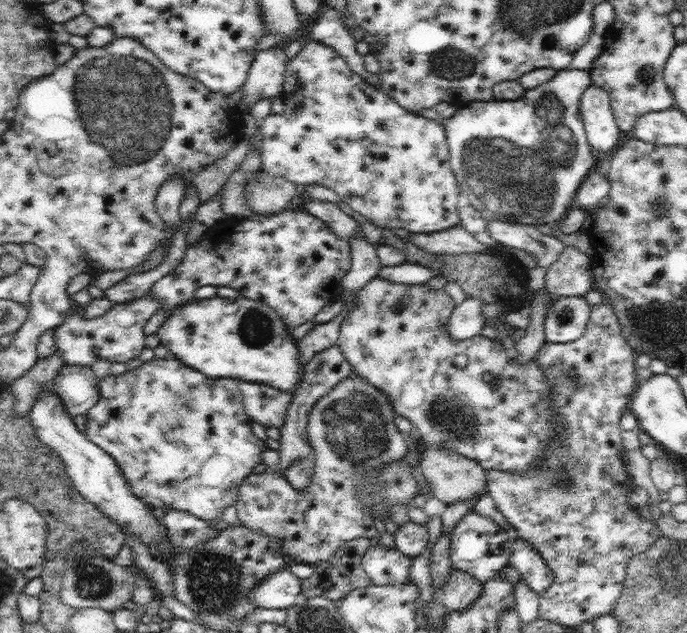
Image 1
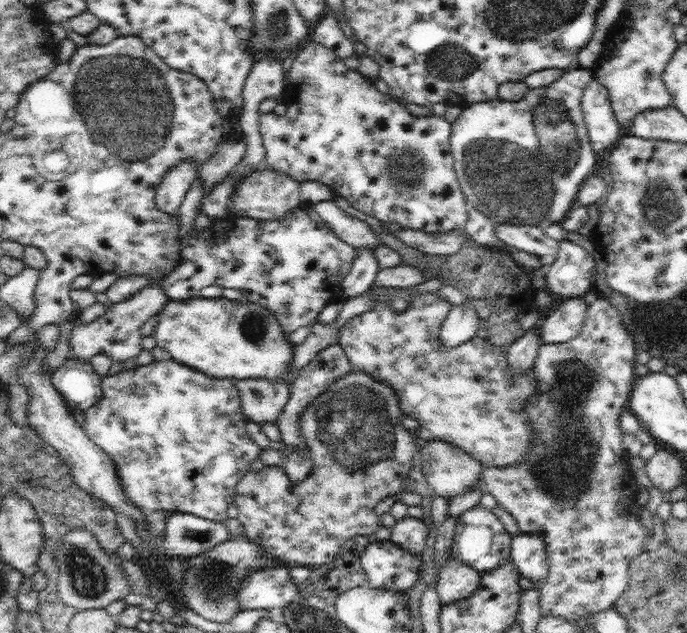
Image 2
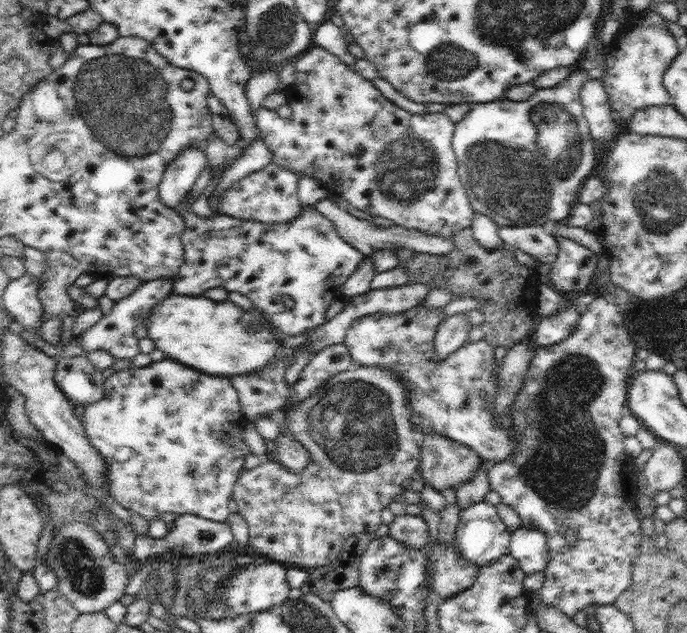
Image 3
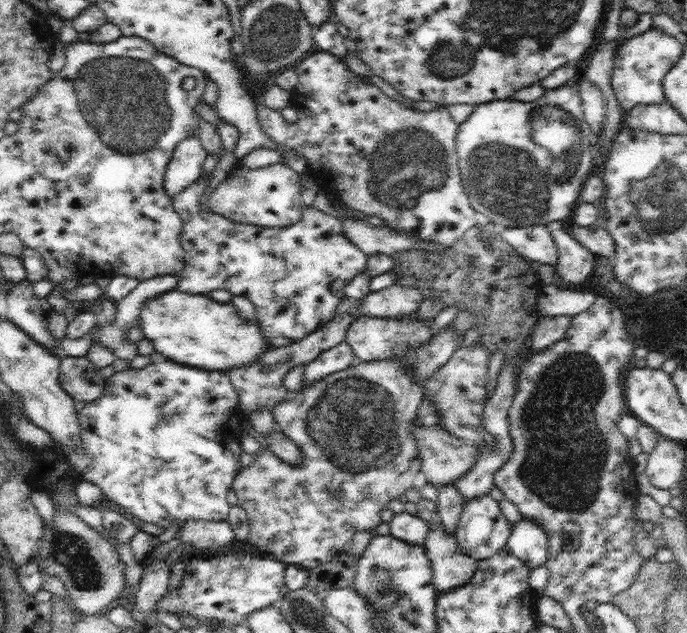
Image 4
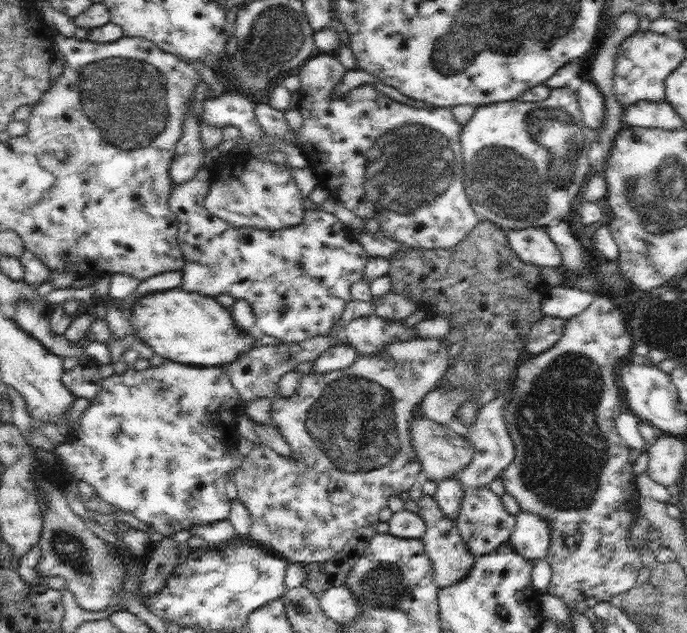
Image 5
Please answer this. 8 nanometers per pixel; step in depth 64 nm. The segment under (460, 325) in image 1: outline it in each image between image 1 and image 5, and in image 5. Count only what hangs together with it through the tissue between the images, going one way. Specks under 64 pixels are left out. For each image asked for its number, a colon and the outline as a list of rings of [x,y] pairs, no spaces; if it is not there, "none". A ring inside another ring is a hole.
2: [[[453,306],[447,320],[441,324],[439,338],[447,348],[457,348],[475,336],[477,322],[481,318],[475,314],[473,306]]]
3: [[[453,314],[447,316],[439,326],[437,326],[437,334],[435,334],[435,352],[437,352],[437,360],[445,360],[445,356],[449,356],[451,352],[455,352],[457,348],[461,348],[469,338],[469,322],[465,320],[463,314]]]
4: [[[449,324],[445,330],[441,330],[437,336],[433,336],[433,340],[427,344],[427,346],[419,346],[415,350],[409,350],[403,358],[385,358],[385,360],[373,360],[373,362],[353,362],[349,368],[345,368],[343,372],[333,372],[321,380],[313,380],[313,384],[307,384],[299,390],[297,398],[293,400],[285,400],[285,402],[279,402],[277,406],[273,406],[273,420],[275,420],[275,426],[277,430],[281,430],[287,438],[291,438],[303,452],[303,462],[297,464],[297,466],[291,466],[291,464],[283,464],[283,460],[277,460],[269,450],[261,448],[259,454],[251,454],[255,458],[255,462],[247,468],[241,468],[239,474],[235,476],[231,488],[239,500],[237,506],[243,508],[243,512],[247,514],[247,520],[249,520],[249,538],[247,542],[253,544],[257,550],[261,550],[265,556],[273,558],[273,560],[279,560],[281,564],[293,564],[293,566],[299,566],[303,570],[309,570],[313,566],[319,566],[319,564],[325,564],[329,560],[333,560],[333,554],[337,554],[339,550],[345,548],[345,544],[353,538],[355,532],[359,530],[371,530],[375,532],[375,528],[381,524],[379,520],[379,512],[387,508],[387,504],[391,500],[395,500],[397,496],[401,496],[407,488],[413,488],[413,476],[421,470],[421,458],[419,458],[419,448],[417,448],[417,416],[415,416],[415,410],[419,408],[421,400],[423,400],[423,394],[425,394],[425,388],[423,388],[423,382],[429,380],[439,368],[443,368],[443,364],[447,364],[447,360],[453,356],[453,352],[457,352],[459,344],[461,344],[461,336],[455,334],[455,328]]]
5: [[[415,338],[415,340],[401,340],[401,342],[391,342],[385,350],[381,350],[379,354],[359,354],[359,358],[349,366],[349,368],[337,368],[331,372],[309,372],[303,374],[297,390],[293,396],[281,398],[275,396],[271,400],[271,424],[273,428],[277,428],[281,432],[281,436],[285,438],[285,442],[291,446],[293,454],[279,458],[277,452],[273,452],[267,446],[255,446],[249,450],[247,458],[243,458],[243,462],[237,462],[237,468],[233,470],[231,480],[235,482],[237,488],[237,498],[243,502],[243,506],[247,508],[249,516],[251,516],[251,530],[249,530],[249,540],[261,544],[265,550],[273,550],[279,558],[283,558],[287,564],[319,564],[325,560],[331,560],[333,554],[337,554],[345,542],[353,536],[353,532],[357,528],[365,528],[365,526],[373,526],[379,524],[379,510],[387,506],[391,496],[397,496],[399,492],[409,492],[409,488],[415,484],[415,476],[421,472],[421,464],[419,458],[415,454],[415,448],[411,444],[411,420],[415,420],[415,408],[417,404],[421,404],[421,400],[437,388],[441,376],[447,372],[449,368],[449,346],[445,344],[445,340],[435,340],[435,338]]]

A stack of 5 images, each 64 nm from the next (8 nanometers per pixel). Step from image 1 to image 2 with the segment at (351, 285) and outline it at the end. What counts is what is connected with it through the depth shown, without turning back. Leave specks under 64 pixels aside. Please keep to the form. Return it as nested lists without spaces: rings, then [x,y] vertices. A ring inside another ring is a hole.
[[[361,248],[361,250],[355,250],[355,252],[357,254],[355,254],[355,260],[353,260],[353,266],[341,282],[345,300],[361,296],[361,294],[369,294],[371,288],[373,288],[375,276],[379,272],[379,264],[375,260],[373,250]]]

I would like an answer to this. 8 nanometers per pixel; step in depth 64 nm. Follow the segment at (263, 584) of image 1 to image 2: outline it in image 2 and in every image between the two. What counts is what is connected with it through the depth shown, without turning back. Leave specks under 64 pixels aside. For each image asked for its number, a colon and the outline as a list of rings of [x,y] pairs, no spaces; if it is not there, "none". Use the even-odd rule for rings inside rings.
2: [[[263,566],[261,570],[247,574],[237,600],[241,610],[269,610],[285,608],[295,598],[299,598],[297,582],[291,578],[289,570],[279,566]]]

